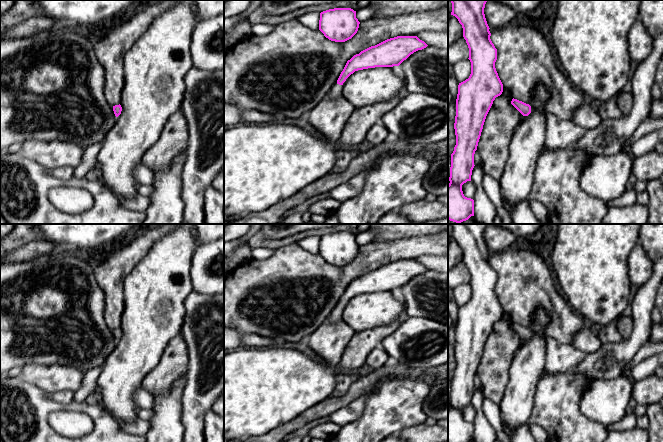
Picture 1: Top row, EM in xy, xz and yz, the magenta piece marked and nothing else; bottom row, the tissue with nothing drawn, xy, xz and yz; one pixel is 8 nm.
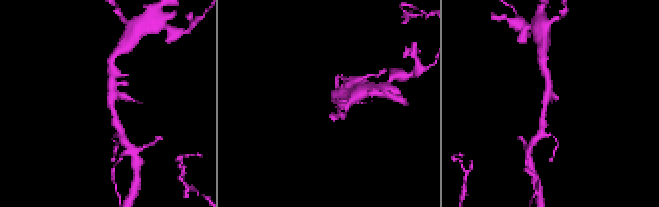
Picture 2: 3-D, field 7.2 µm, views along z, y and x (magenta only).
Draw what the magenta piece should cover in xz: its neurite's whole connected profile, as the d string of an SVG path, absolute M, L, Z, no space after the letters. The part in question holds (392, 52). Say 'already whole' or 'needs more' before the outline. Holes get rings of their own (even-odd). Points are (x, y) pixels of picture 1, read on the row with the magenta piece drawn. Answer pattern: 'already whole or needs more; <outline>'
needs more; M397 36L371 46L347 61L337 83L329 92L332 99L343 97L343 83L355 71L375 68L399 66L411 54L426 48L428 45L417 36Z

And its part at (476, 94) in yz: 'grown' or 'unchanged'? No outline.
unchanged

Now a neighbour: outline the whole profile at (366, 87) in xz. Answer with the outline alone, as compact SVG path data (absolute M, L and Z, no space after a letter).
M375 67L355 71L342 86L343 98L361 108L392 99L405 82L391 67Z

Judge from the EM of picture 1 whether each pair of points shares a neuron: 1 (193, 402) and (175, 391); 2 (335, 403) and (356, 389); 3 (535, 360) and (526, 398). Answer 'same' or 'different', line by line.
1: different
2: same
3: same

